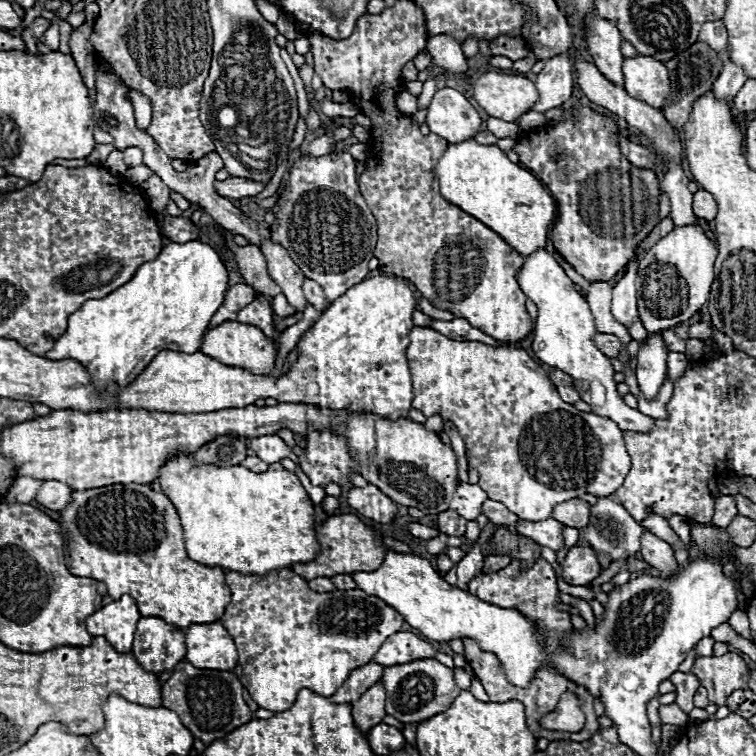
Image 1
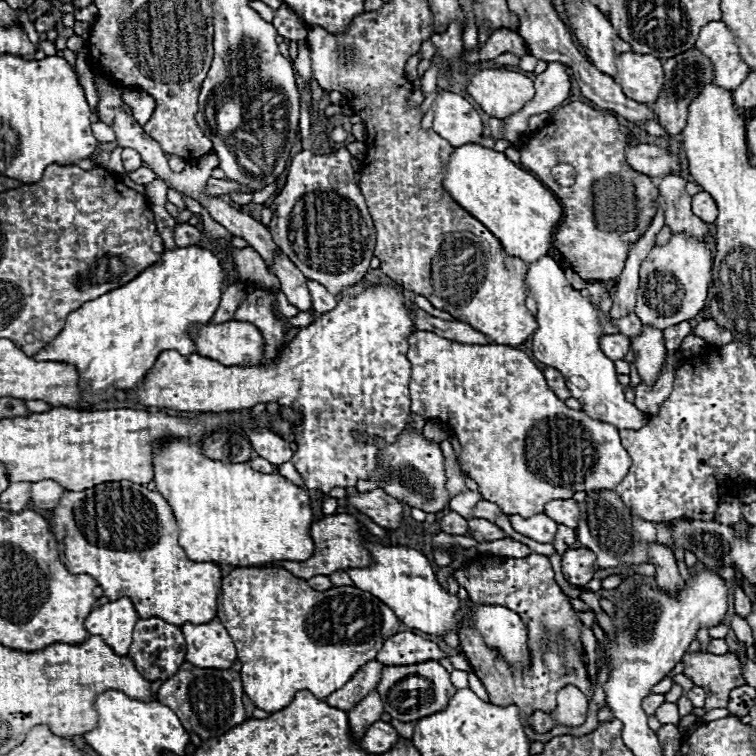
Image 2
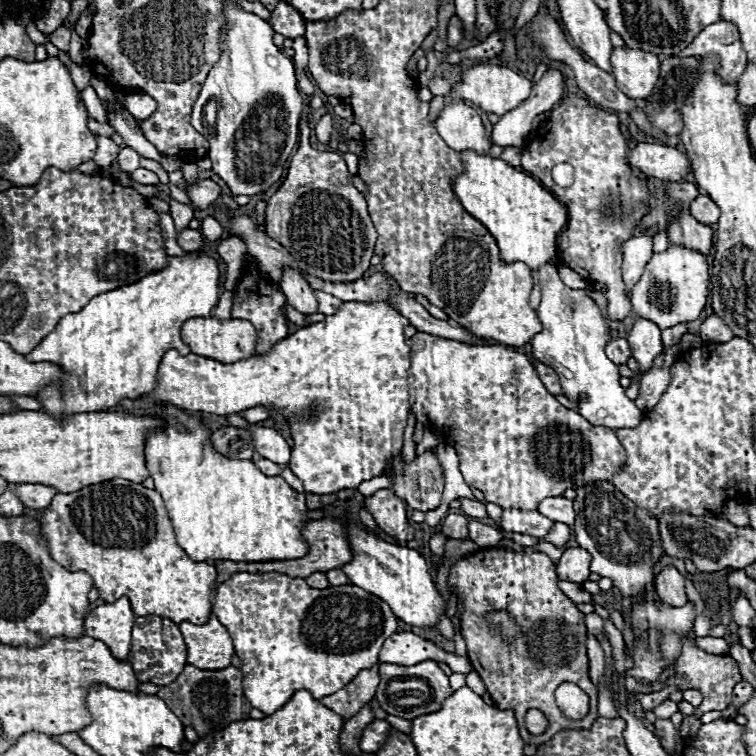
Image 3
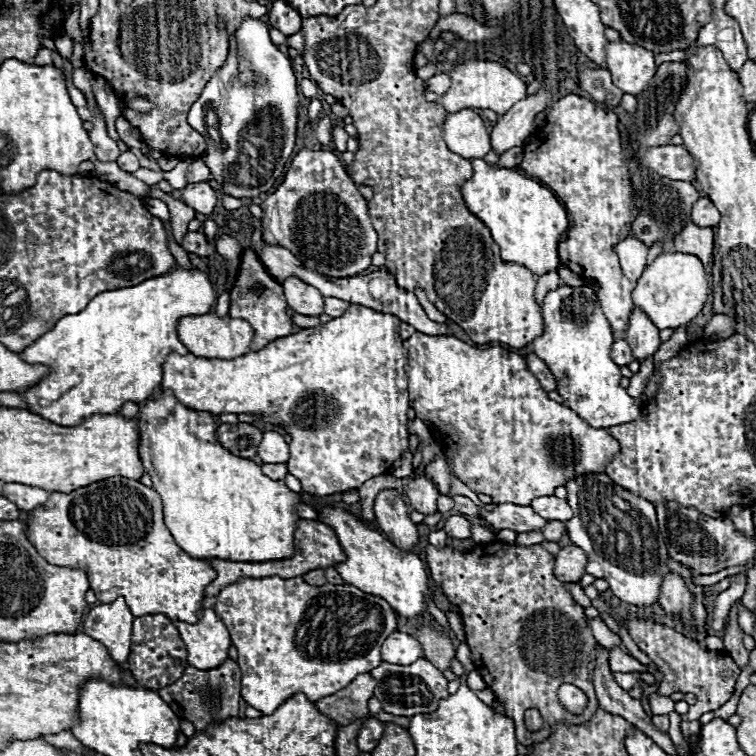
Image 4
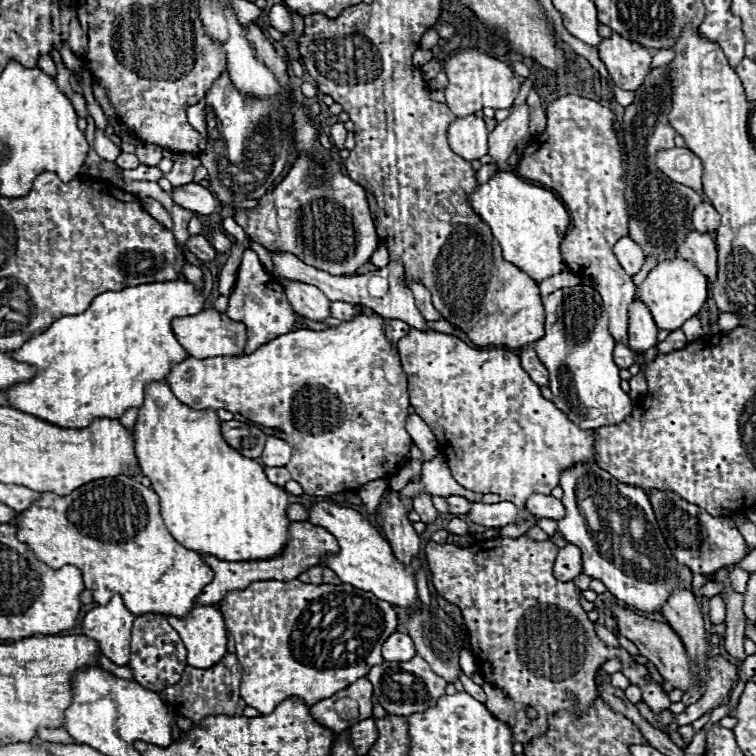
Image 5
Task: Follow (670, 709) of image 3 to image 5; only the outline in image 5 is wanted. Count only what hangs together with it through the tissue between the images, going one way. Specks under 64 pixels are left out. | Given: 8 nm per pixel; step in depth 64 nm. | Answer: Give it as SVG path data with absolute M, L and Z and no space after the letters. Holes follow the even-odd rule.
M498 536L474 542L466 548L436 544L432 540L426 544L428 568L432 572L436 592L462 610L472 650L476 650L472 652L476 664L488 666L478 670L486 682L496 684L516 702L518 716L516 726L512 728L512 738L522 744L546 730L548 714L562 708L572 712L586 710L596 700L594 674L606 660L612 658L622 662L622 674L630 680L630 684L640 686L644 702L654 712L668 710L670 706L668 694L660 684L648 678L650 674L646 666L638 664L622 646L608 646L596 636L594 622L588 620L580 606L580 590L574 582L560 582L552 576L552 564L558 550L560 548L550 540L536 542L528 536ZM568 694L574 694L576 700L570 700ZM526 706L538 710L536 720L526 716Z

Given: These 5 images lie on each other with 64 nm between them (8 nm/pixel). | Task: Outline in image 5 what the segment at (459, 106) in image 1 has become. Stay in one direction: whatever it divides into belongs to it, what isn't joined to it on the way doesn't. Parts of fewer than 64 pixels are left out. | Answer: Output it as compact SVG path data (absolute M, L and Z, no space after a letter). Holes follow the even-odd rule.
M478 116L456 118L448 128L452 150L464 160L478 160L488 154L488 128Z

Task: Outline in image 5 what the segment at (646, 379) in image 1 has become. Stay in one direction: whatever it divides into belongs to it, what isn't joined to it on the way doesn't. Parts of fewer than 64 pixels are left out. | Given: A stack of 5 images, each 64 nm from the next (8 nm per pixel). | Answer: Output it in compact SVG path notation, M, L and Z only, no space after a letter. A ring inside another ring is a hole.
M636 298L630 304L628 314L630 314L630 328L628 328L630 348L636 352L646 352L648 348L656 346L658 344L658 338L656 338L658 328L650 316L648 306Z

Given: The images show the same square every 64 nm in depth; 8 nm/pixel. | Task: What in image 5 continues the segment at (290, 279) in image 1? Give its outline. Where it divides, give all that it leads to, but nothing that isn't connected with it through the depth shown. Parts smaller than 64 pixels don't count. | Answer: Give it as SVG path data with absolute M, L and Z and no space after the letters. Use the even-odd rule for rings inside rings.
M292 280L286 286L286 296L296 314L314 322L324 322L326 318L330 318L330 300L320 288Z

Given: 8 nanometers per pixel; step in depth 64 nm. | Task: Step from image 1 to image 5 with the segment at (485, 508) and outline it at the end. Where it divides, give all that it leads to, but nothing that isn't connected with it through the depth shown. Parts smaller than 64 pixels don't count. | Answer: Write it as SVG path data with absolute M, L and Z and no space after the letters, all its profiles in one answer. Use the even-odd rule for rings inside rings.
M444 496L446 504L448 504L448 512L450 514L466 514L470 510L470 502L464 496Z

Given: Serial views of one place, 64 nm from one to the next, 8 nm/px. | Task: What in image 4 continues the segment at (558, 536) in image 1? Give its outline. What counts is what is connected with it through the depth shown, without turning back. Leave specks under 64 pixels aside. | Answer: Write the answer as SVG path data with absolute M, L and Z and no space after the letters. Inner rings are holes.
M496 504L494 510L478 508L478 518L484 520L494 530L514 530L514 532L530 532L534 528L542 530L542 516L538 516L530 506L516 506L516 504Z

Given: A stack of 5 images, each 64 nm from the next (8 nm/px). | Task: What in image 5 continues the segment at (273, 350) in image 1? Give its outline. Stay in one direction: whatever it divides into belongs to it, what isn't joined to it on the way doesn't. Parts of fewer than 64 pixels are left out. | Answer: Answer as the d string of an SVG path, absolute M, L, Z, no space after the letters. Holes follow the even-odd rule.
M206 308L194 316L180 316L172 320L172 330L176 340L186 348L188 356L238 356L242 354L242 344L246 344L246 328L234 324L226 314Z

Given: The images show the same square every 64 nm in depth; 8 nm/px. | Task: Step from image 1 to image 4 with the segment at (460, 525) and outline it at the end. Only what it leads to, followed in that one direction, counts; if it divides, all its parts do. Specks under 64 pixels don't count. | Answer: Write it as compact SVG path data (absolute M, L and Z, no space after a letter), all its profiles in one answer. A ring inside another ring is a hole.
M454 514L448 518L444 532L452 538L466 538L466 518L460 514Z

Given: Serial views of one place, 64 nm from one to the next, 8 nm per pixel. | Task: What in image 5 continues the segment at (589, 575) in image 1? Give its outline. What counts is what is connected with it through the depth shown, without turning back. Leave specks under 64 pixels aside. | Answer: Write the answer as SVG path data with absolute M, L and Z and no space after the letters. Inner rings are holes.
M572 544L560 548L554 562L554 576L562 582L570 582L580 574L582 574L582 558L578 548L574 548Z

